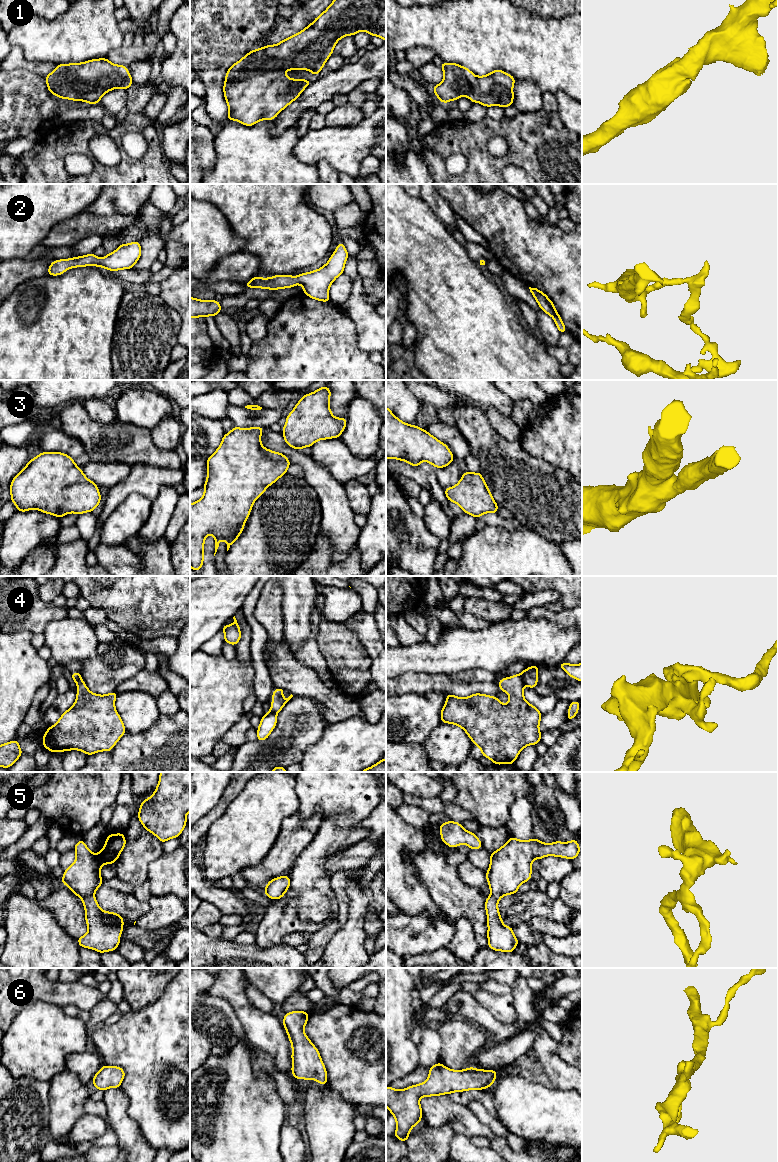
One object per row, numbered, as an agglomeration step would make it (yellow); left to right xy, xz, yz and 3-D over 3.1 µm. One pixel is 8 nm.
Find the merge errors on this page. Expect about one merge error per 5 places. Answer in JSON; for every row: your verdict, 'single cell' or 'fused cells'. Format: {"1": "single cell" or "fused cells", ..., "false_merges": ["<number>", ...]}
{"1": "single cell", "2": "single cell", "3": "single cell", "4": "fused cells", "5": "single cell", "6": "single cell", "false_merges": ["4"]}

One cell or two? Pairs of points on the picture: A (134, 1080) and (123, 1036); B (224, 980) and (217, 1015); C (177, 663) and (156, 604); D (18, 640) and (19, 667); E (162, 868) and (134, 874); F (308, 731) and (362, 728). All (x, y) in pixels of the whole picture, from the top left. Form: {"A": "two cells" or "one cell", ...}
{"A": "one cell", "B": "two cells", "C": "two cells", "D": "one cell", "E": "two cells", "F": "two cells"}

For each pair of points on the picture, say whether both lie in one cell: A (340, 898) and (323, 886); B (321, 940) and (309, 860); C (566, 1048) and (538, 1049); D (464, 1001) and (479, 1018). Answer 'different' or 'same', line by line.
A: different
B: different
C: different
D: same

